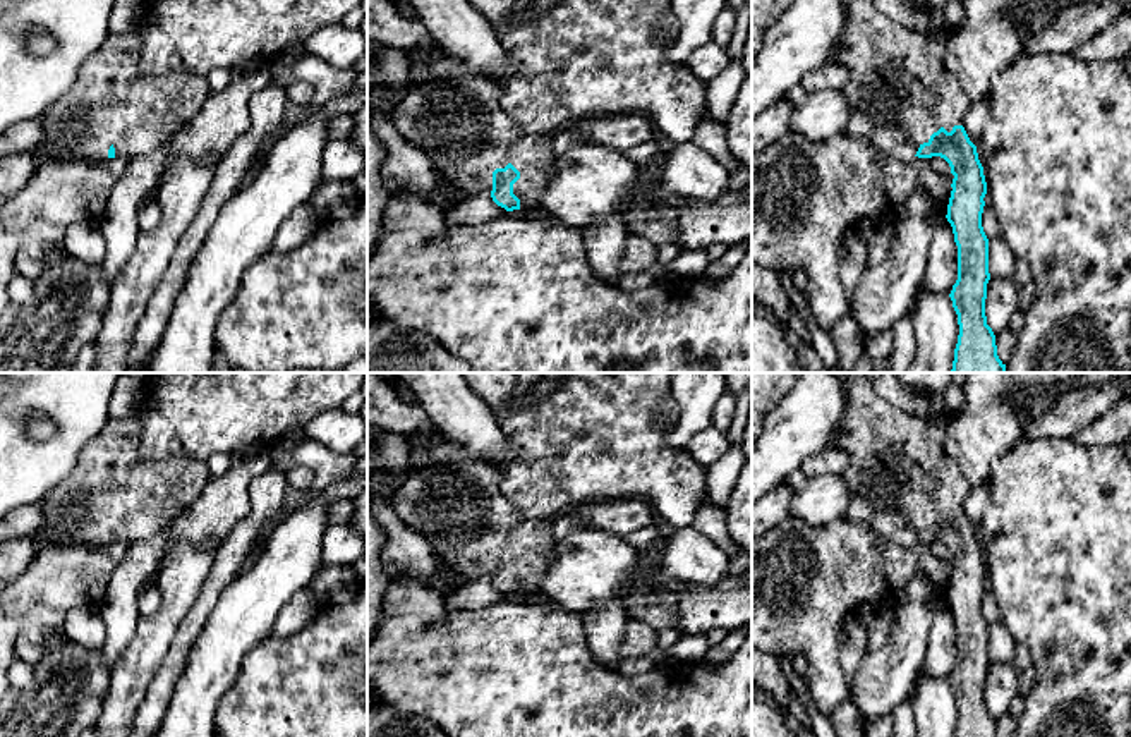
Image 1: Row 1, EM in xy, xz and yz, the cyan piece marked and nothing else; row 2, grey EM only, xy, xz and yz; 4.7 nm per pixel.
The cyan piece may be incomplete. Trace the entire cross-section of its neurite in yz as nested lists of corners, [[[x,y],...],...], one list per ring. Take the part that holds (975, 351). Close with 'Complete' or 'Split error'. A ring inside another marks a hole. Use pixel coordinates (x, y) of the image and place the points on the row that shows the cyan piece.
[[[844,0],[844,10],[844,29],[831,58],[848,69],[848,82],[841,88],[850,103],[850,122],[844,132],[867,139],[874,149],[891,160],[940,156],[954,175],[946,218],[958,246],[958,280],[949,297],[958,314],[959,335],[951,373],[1006,373],[1006,364],[997,356],[995,335],[985,316],[990,273],[982,213],[987,182],[977,146],[963,127],[971,100],[959,79],[946,69],[940,40],[889,19],[872,0]]]. Split error

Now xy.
[[[134,31],[110,33],[82,64],[72,88],[43,113],[45,139],[38,155],[46,160],[136,158],[154,151],[191,122],[211,94],[206,76],[187,70],[146,76],[139,70],[141,40]]]. Split error

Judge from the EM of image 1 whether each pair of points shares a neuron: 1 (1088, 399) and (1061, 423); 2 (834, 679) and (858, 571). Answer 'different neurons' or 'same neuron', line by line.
1: same neuron
2: same neuron

